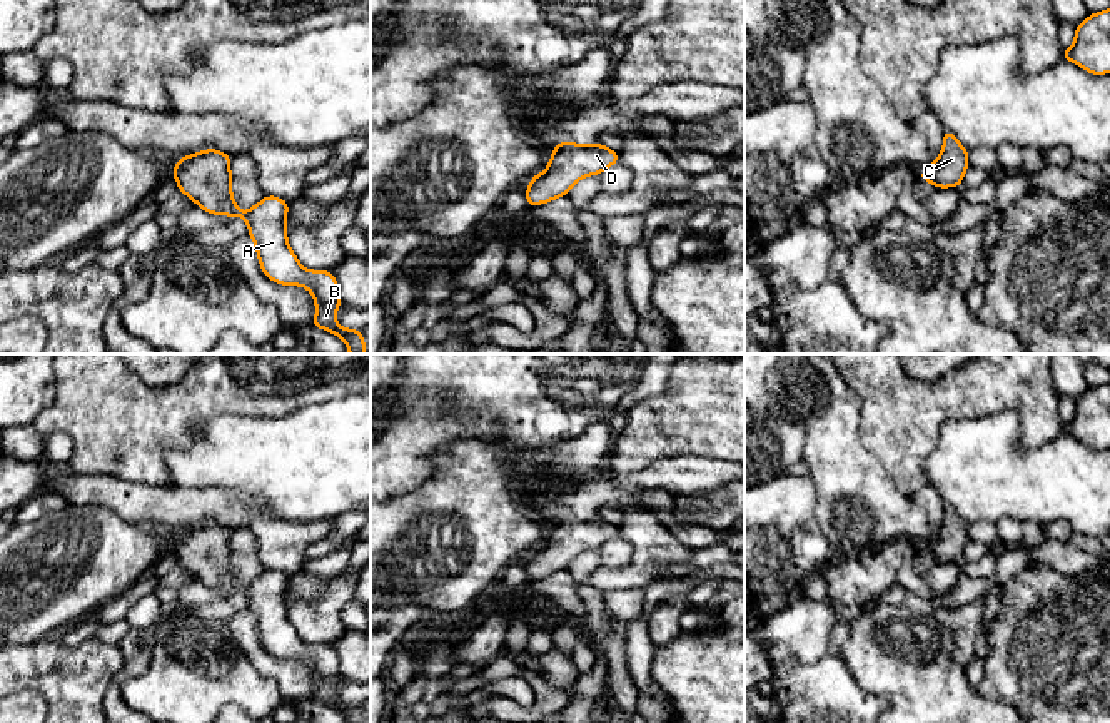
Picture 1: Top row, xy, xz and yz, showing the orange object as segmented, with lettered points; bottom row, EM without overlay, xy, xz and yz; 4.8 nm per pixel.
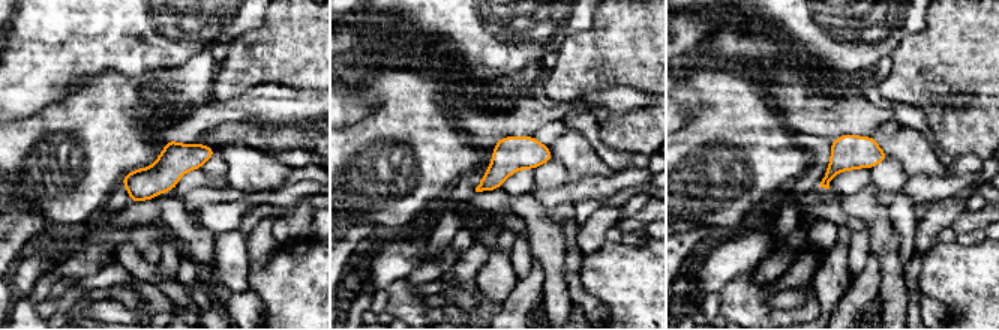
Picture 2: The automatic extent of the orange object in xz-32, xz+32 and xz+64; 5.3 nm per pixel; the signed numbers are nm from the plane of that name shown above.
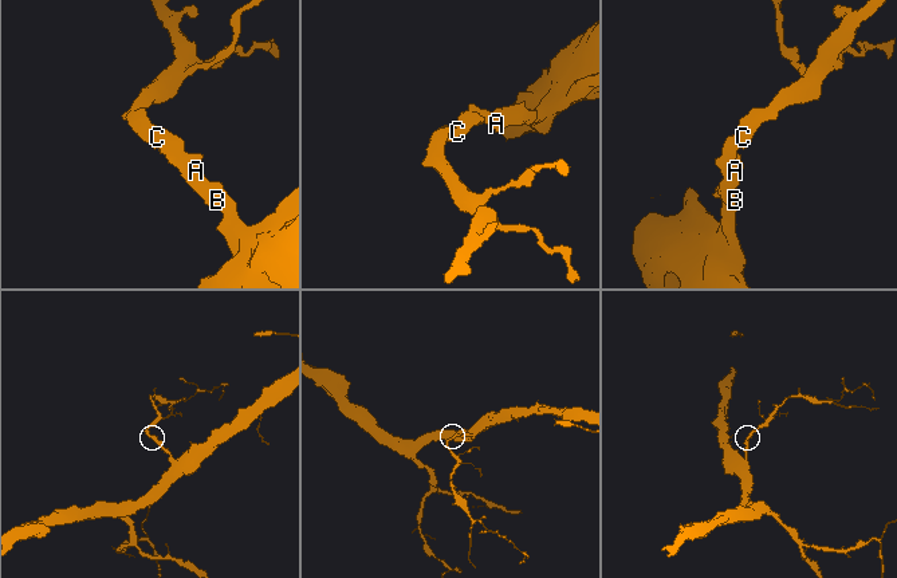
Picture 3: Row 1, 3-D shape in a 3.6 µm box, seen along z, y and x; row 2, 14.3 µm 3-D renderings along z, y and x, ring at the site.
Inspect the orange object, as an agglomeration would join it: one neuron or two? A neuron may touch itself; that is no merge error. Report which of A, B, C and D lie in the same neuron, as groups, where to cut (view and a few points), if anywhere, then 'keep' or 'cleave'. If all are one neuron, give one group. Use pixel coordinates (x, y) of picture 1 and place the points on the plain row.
A B C D | no cut | keep

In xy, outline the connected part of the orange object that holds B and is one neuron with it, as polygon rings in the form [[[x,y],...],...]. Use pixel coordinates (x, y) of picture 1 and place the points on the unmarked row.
[[[215,523],[179,533],[172,544],[179,566],[207,588],[244,591],[262,646],[280,660],[302,660],[310,665],[315,673],[315,693],[310,700],[339,710],[349,723],[366,723],[362,705],[344,703],[336,695],[336,683],[342,676],[332,645],[307,645],[289,621],[285,603],[289,576],[265,569],[249,584],[239,584],[232,571],[230,534],[230,529]]]

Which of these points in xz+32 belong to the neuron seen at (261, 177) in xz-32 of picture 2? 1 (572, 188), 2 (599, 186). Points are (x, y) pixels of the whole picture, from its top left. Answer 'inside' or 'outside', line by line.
1: outside
2: outside

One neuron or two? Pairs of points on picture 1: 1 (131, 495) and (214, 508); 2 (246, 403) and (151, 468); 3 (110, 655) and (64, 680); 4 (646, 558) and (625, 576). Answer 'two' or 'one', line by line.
1: one
2: one
3: one
4: two

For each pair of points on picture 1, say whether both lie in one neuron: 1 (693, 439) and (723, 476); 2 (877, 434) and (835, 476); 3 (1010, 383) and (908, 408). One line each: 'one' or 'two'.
1: two
2: two
3: one

